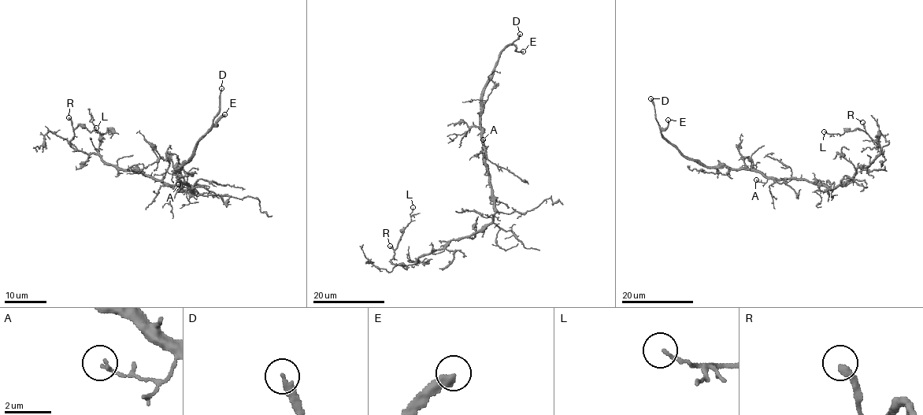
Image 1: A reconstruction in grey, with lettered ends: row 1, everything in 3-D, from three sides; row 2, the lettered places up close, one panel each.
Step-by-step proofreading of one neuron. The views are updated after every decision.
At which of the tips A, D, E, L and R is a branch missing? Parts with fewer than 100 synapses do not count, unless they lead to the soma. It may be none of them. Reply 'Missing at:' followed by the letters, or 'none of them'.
Missing at: D, E

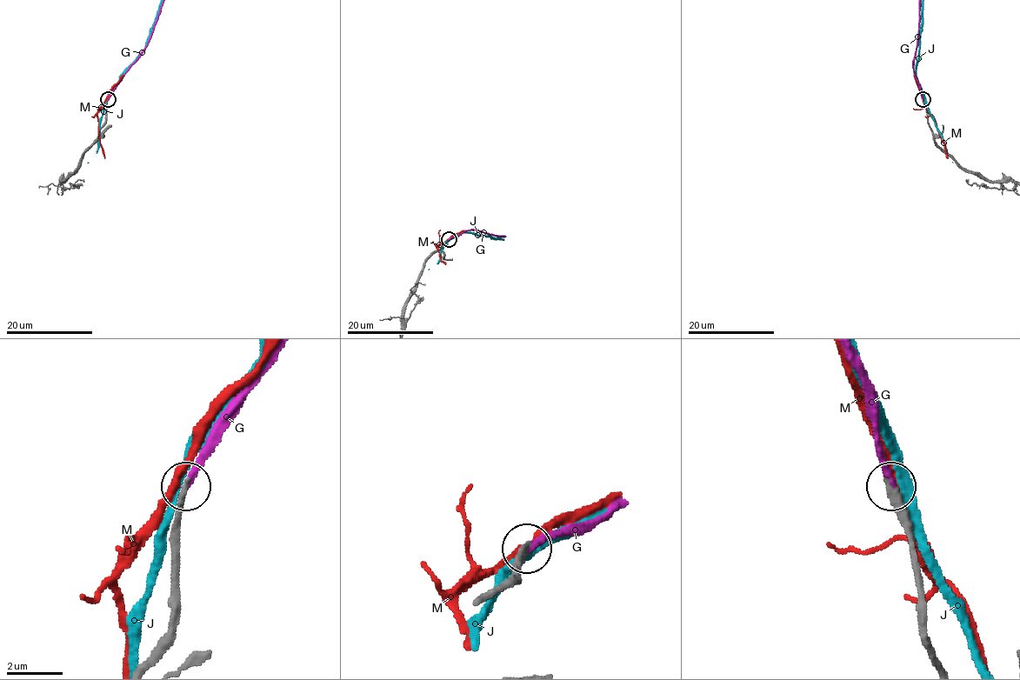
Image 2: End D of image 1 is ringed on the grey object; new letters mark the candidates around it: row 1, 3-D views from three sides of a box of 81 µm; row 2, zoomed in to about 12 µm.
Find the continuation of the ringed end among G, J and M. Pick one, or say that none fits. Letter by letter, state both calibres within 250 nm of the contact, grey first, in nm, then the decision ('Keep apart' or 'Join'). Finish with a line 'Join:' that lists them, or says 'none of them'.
G: Thickness 240 nm (grey) against 240 nm. Join
J: Thickness 240 nm (grey) against 320 nm. Keep apart
M: Thickness 280 nm (grey) against 280 nm. Keep apart
Join: G

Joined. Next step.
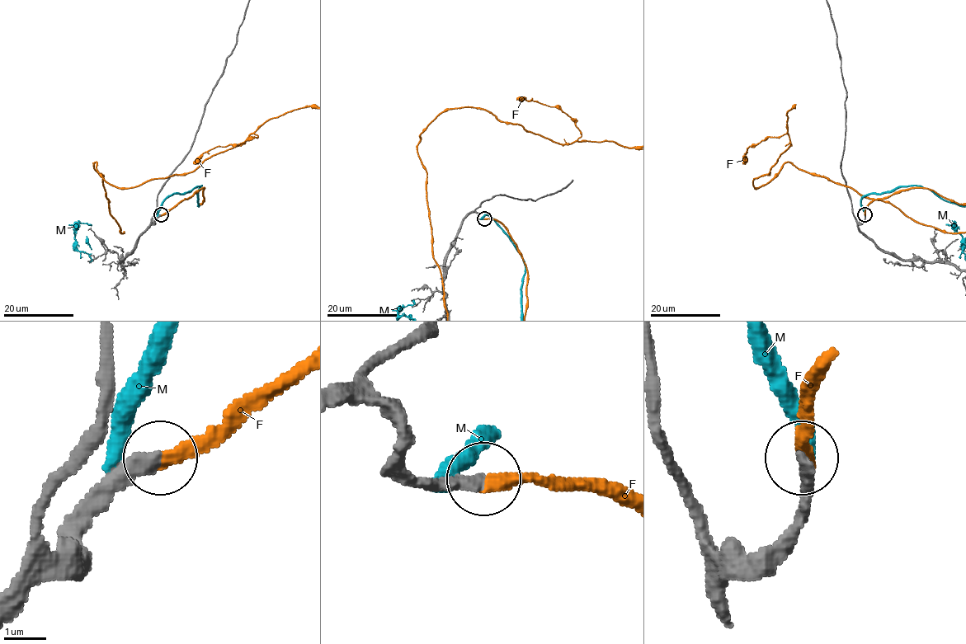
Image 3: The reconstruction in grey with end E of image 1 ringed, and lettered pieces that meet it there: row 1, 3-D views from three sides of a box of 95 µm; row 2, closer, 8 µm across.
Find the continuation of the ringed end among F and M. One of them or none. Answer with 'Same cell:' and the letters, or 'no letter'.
Same cell: F

